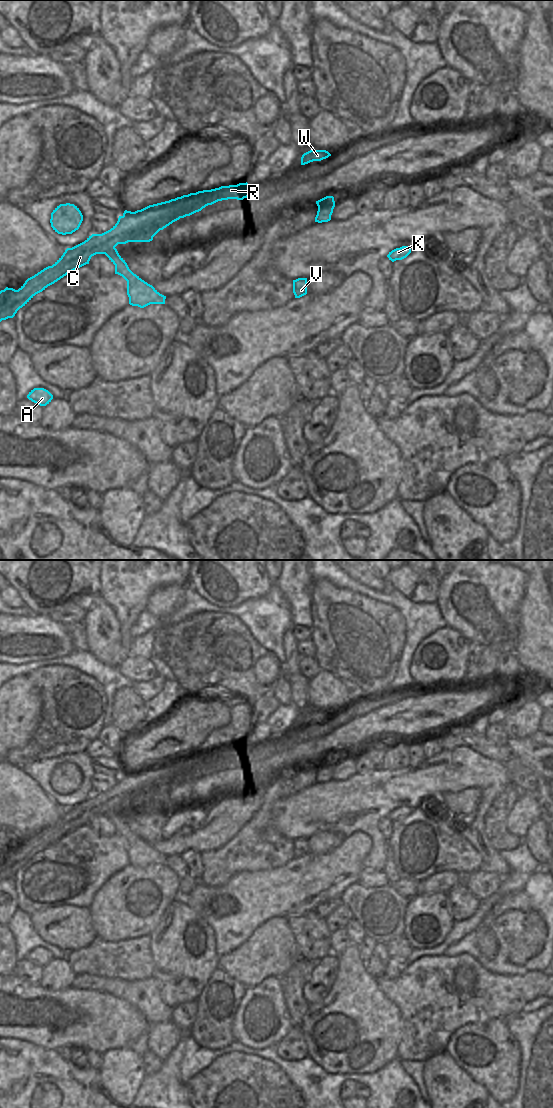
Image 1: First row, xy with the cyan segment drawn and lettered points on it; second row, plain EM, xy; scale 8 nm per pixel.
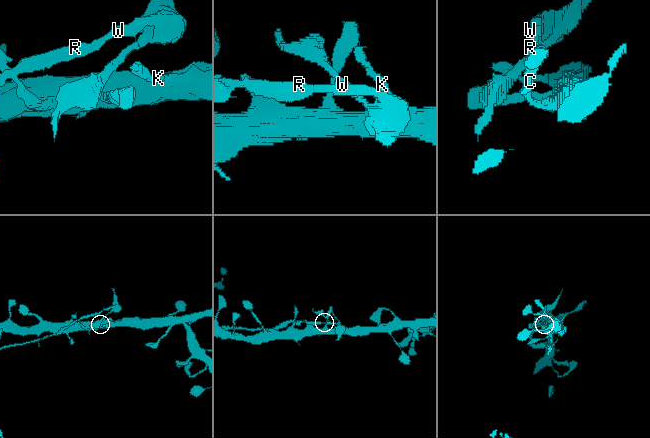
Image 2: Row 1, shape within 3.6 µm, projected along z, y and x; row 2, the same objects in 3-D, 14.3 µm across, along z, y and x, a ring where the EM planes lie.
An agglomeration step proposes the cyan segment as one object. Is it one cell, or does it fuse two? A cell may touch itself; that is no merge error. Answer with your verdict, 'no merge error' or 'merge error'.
merge error

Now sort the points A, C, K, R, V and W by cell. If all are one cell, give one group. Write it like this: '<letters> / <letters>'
A K V / C R W

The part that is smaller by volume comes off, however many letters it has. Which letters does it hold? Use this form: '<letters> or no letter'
C, R, W

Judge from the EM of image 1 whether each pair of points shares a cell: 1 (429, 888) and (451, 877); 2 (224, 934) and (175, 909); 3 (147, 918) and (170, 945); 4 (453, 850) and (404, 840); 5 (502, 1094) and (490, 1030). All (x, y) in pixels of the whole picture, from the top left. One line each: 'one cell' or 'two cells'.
1: one cell
2: two cells
3: two cells
4: one cell
5: one cell

